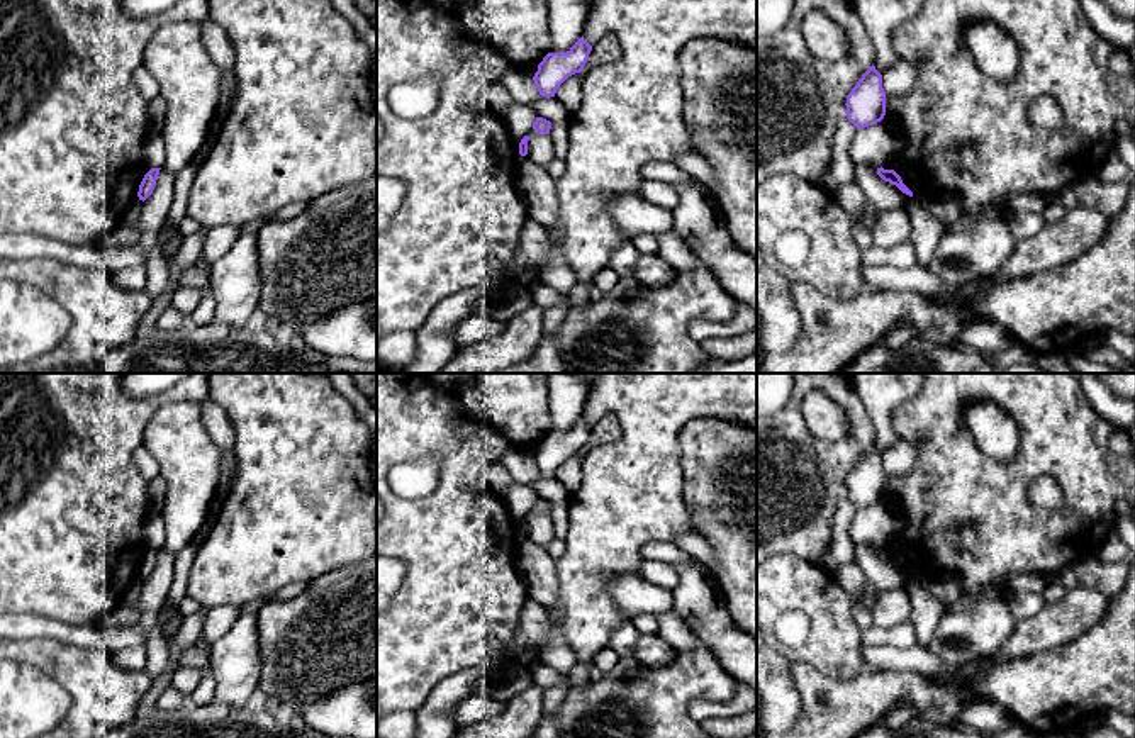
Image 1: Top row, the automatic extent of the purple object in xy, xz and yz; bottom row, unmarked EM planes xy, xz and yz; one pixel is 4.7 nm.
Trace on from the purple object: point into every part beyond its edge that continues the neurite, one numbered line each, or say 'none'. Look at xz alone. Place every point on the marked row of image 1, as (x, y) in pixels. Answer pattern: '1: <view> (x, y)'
none

